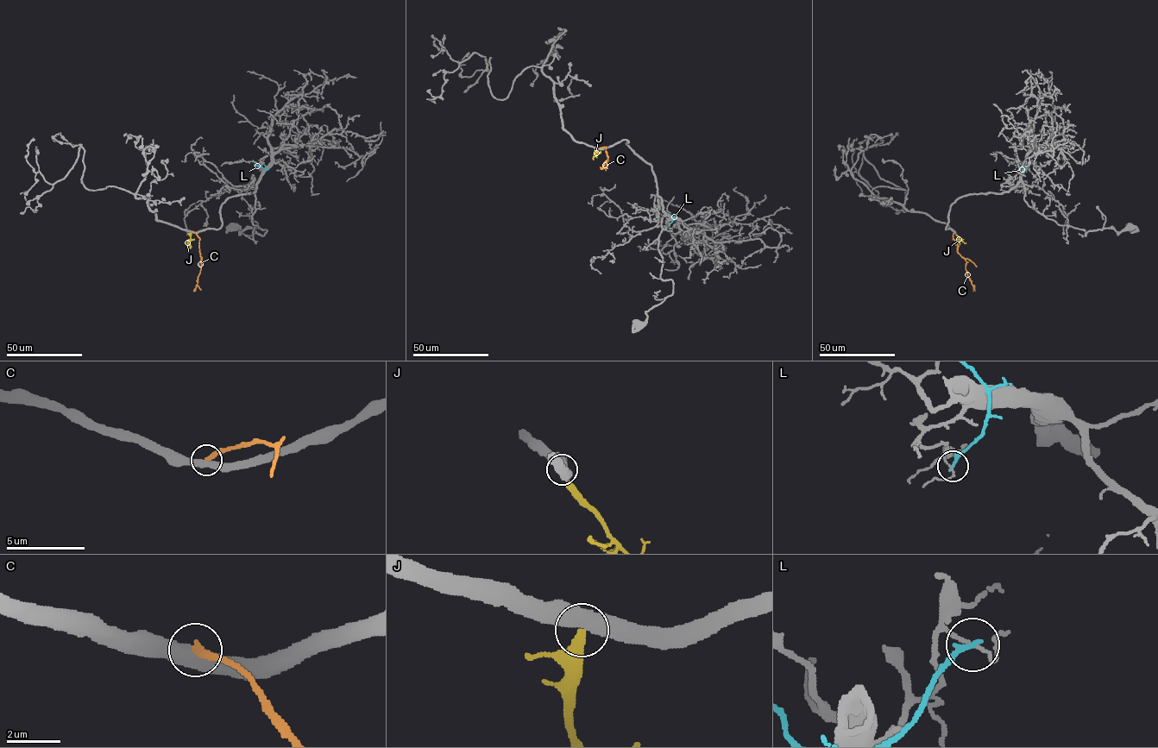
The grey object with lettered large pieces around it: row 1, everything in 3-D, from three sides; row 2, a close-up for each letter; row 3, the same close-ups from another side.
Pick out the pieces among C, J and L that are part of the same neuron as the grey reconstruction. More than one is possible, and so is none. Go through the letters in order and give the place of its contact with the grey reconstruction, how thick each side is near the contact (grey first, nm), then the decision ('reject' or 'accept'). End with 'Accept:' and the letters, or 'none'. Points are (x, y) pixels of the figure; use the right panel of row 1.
C: meets grey at (954, 231); 500 nm thick on the grey side, 320 nm on the other; reject
J: meets grey at (954, 232); 500 nm thick on the grey side, 280 nm on the other; reject
L: meets grey at (1030, 163); 100 nm thick on the grey side, 220 nm on the other; reject
Accept: none

